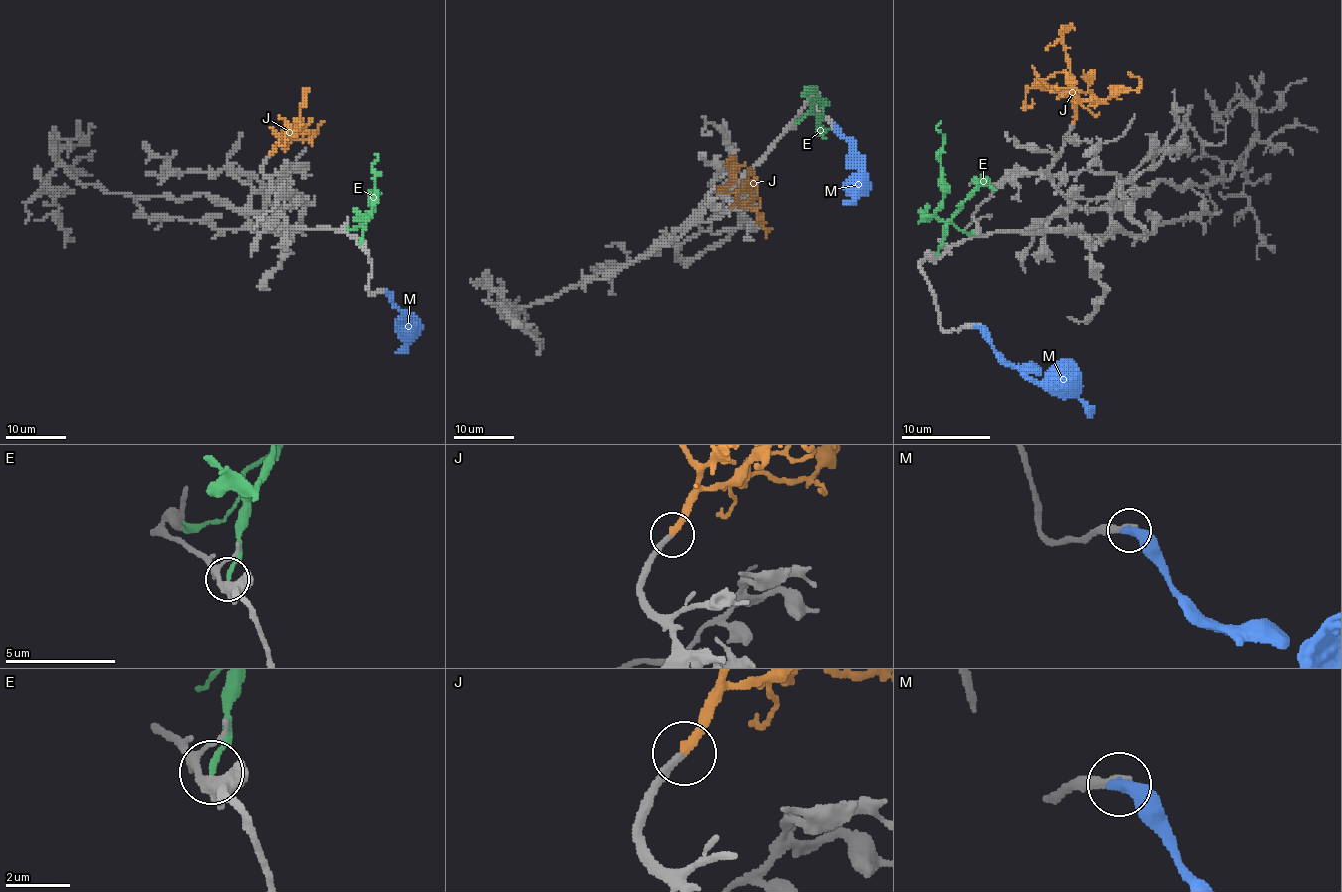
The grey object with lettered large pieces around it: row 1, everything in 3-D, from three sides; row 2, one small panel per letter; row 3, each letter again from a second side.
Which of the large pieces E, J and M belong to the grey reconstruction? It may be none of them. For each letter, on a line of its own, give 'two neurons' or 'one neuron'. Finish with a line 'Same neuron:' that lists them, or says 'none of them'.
E: two neurons
J: one neuron
M: two neurons
Same neuron: J

